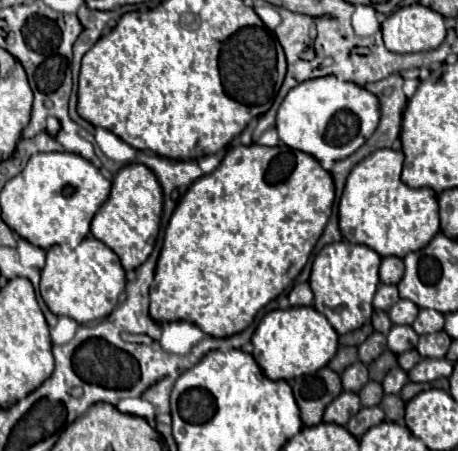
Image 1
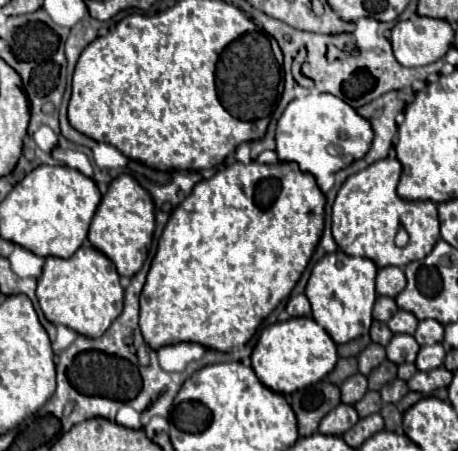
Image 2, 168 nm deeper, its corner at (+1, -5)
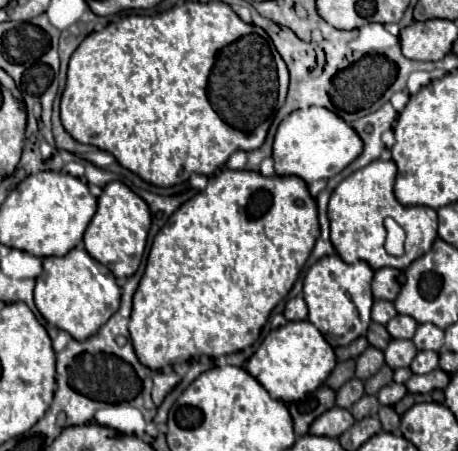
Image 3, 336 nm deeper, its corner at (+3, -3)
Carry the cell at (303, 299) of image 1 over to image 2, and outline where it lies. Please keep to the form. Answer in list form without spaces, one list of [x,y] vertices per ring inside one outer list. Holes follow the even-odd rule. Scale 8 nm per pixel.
[[[299,294],[299,296],[293,296],[289,302],[287,302],[287,312],[289,316],[297,318],[297,316],[311,316],[311,304],[307,300],[305,294]]]

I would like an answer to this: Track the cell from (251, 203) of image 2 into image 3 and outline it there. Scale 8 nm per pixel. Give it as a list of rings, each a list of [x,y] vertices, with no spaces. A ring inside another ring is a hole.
[[[223,168],[219,170],[219,174],[209,178],[209,184],[203,192],[195,194],[191,200],[187,200],[185,204],[181,204],[171,218],[167,220],[167,224],[159,230],[159,234],[153,240],[153,246],[149,250],[147,256],[147,266],[145,266],[145,274],[139,282],[139,288],[133,296],[133,312],[131,312],[131,320],[129,320],[129,332],[131,332],[131,340],[135,346],[135,352],[139,356],[139,360],[149,366],[149,368],[157,368],[161,370],[163,366],[175,364],[175,362],[185,362],[193,356],[225,356],[231,352],[239,352],[247,346],[251,346],[257,338],[259,332],[263,328],[263,324],[267,322],[271,310],[289,294],[289,290],[293,288],[303,264],[307,262],[313,244],[319,236],[319,220],[317,220],[317,202],[315,198],[309,194],[307,184],[297,178],[297,176],[261,176],[259,172],[253,170],[229,170]]]

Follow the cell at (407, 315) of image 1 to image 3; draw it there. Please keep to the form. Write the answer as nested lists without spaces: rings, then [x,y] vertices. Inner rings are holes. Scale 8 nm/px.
[[[397,314],[387,324],[387,330],[389,330],[391,338],[411,338],[415,328],[417,328],[417,322],[411,316],[403,316],[403,314]]]

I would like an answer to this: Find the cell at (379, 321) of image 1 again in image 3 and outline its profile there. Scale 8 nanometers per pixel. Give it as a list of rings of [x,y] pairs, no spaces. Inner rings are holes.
[[[371,322],[369,332],[367,332],[367,340],[369,340],[369,344],[371,344],[371,346],[385,350],[385,348],[387,348],[387,344],[389,344],[389,340],[391,340],[391,336],[389,336],[389,332],[387,332],[387,328],[385,328],[383,324]]]

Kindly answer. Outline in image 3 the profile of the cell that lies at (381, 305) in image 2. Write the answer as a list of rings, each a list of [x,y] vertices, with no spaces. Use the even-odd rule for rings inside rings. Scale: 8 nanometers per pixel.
[[[375,300],[373,310],[371,310],[371,320],[373,322],[387,324],[393,316],[397,316],[397,310],[395,310],[393,302],[389,302],[389,300]]]

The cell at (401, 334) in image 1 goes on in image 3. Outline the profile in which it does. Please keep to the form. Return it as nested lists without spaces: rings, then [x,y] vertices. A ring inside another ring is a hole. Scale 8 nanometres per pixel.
[[[391,340],[387,350],[385,350],[385,362],[395,370],[395,368],[407,368],[417,354],[417,348],[411,340]]]

